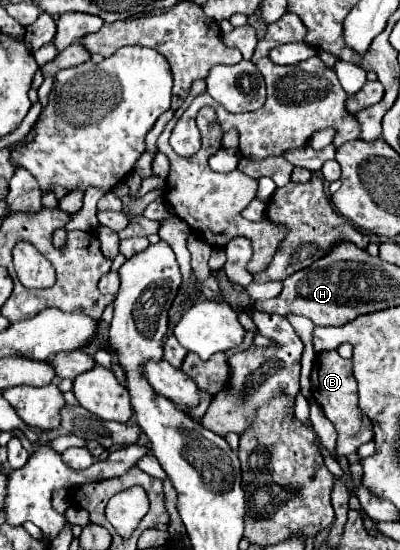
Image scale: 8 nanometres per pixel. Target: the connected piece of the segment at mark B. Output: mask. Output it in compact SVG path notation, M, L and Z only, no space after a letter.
M323 351L315 357L311 371L311 393L321 405L325 417L335 425L337 431L337 457L357 453L357 449L373 439L373 423L363 411L359 411L357 399L357 381L353 377L353 363L339 357L337 351Z

